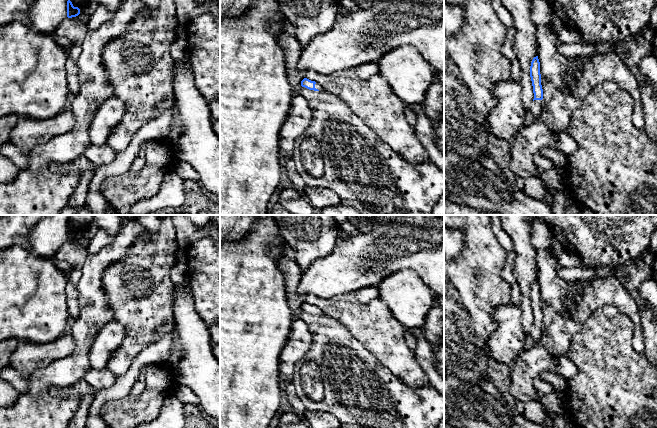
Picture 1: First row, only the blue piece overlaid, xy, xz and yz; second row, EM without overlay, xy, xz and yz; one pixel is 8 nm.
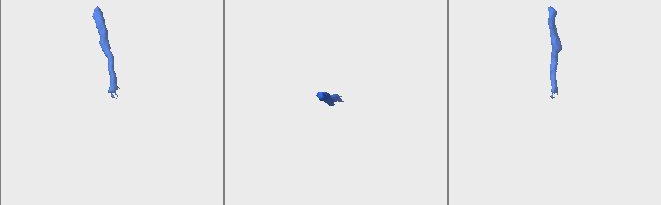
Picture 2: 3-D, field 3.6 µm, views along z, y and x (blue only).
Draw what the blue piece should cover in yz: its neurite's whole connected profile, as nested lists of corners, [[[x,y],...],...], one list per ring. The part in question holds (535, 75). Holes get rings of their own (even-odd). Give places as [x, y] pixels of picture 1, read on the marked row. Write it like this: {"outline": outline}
{"outline": [[[534,57],[530,66],[530,77],[533,86],[534,99],[530,107],[530,119],[538,118],[542,111],[543,89],[541,85],[540,62]]]}

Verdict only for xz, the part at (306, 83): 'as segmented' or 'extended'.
extended

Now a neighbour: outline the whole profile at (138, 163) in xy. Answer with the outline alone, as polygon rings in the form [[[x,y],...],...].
[[[147,142],[141,144],[138,154],[131,165],[130,171],[138,172],[144,166],[146,145]]]

